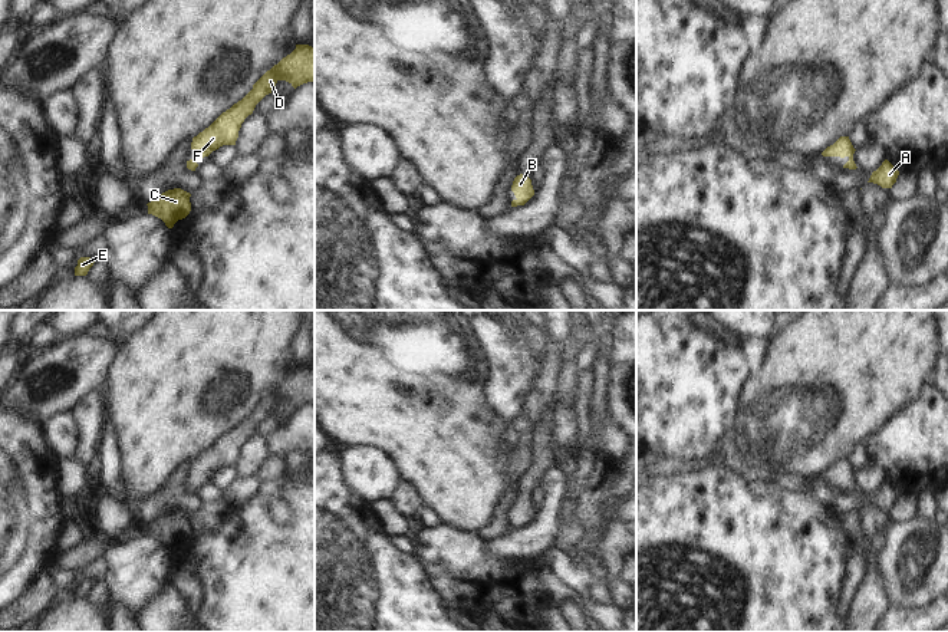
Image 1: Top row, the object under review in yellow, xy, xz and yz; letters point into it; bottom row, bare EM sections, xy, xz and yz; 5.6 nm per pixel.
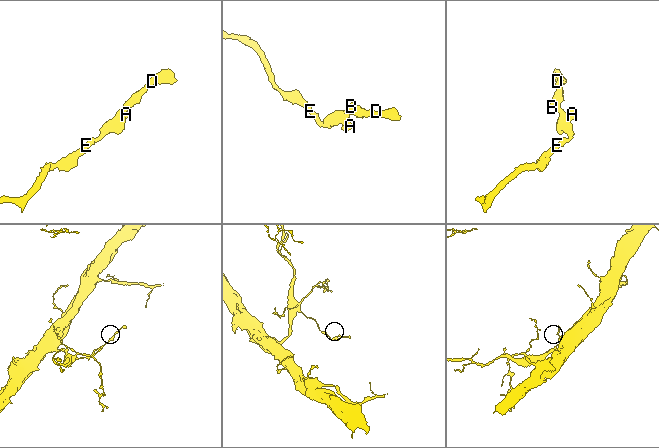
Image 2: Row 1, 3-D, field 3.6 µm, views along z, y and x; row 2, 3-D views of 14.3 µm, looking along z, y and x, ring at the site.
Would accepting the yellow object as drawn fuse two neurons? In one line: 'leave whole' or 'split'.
leave whole

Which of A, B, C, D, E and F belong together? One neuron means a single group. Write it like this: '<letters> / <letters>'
A B C D E F

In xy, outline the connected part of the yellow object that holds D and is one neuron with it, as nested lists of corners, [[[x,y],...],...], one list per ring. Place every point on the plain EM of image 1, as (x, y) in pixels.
[[[296,366],[296,371],[267,392],[241,422],[192,460],[194,477],[201,481],[223,467],[236,467],[241,445],[253,435],[256,427],[271,415],[279,402],[289,404],[294,411],[303,405],[315,404],[315,369]]]

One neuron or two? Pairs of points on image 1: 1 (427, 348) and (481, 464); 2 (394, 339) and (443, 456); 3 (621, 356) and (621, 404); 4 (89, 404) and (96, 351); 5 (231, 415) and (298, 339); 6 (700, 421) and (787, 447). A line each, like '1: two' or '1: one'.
1: one
2: one
3: one
4: two
5: two
6: two

